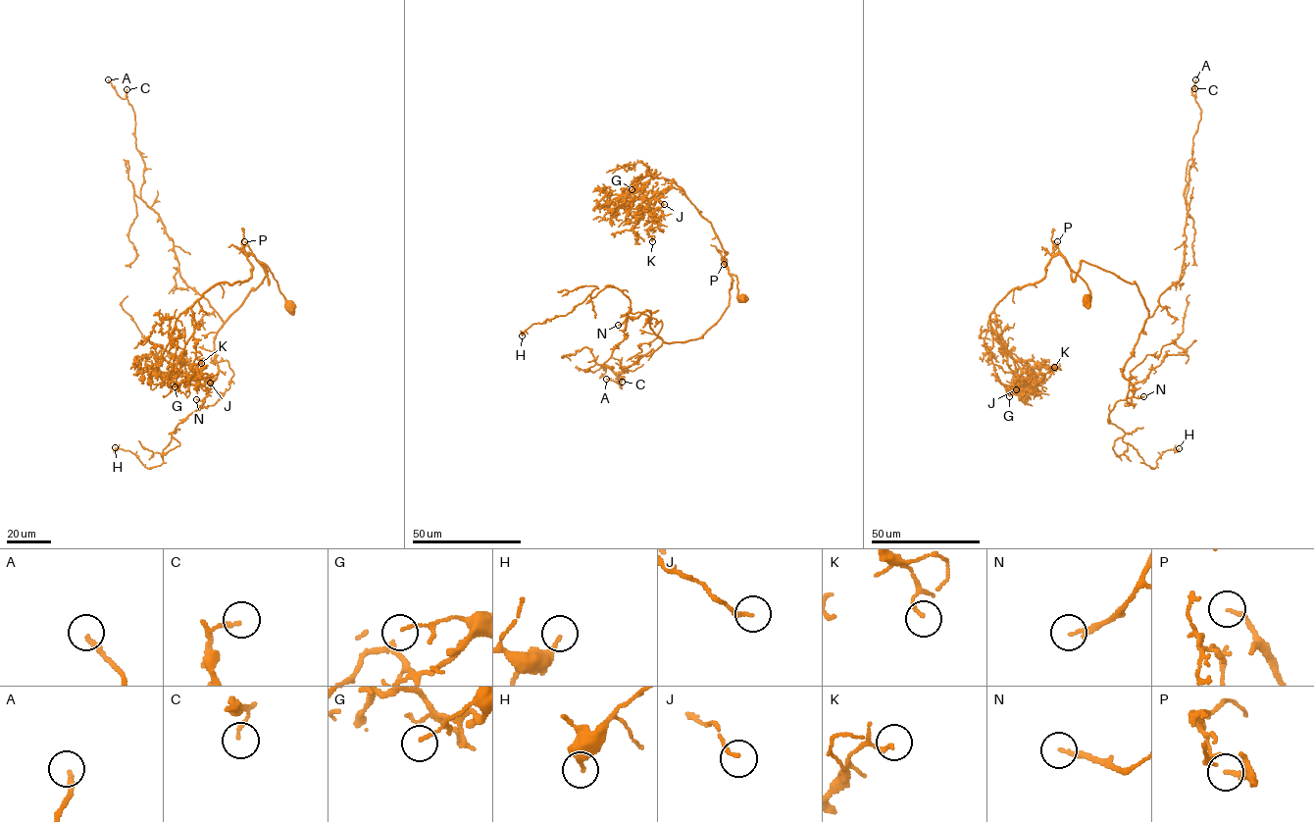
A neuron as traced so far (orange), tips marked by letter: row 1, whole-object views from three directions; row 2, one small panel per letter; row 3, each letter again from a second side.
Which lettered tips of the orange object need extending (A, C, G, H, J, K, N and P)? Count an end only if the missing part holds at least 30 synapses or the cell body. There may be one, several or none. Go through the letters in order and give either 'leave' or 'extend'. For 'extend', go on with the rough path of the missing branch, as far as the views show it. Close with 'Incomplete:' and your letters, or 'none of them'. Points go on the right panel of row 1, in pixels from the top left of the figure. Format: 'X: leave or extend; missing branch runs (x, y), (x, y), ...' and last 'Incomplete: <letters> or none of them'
A: extend; missing branch runs (1195, 79), (1197, 68), (1194, 55), (1201, 79), (1200, 94)
C: leave
G: leave
H: leave
J: leave
K: leave
N: extend; missing branch runs (1143, 396), (1148, 390), (1174, 416), (1174, 434), (1168, 437), (1159, 427)
P: leave
Incomplete: A, N

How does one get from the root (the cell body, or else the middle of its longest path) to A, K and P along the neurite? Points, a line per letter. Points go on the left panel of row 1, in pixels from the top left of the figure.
A: (291, 306), (263, 263), (269, 283), (263, 264), (224, 322), (186, 284), (141, 198), (134, 112), (108, 79)
K: (291, 306), (269, 268), (249, 255), (251, 276), (219, 282), (191, 307), (194, 378), (201, 363)
P: (291, 306), (269, 268), (255, 258), (244, 241)

